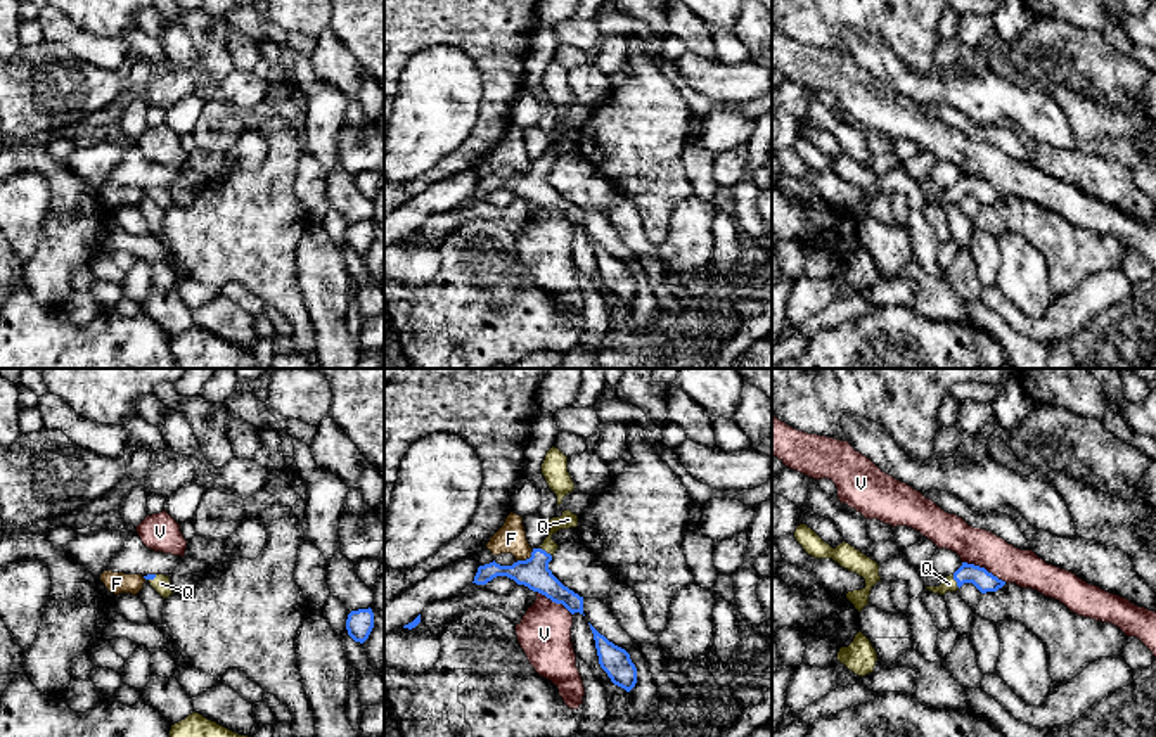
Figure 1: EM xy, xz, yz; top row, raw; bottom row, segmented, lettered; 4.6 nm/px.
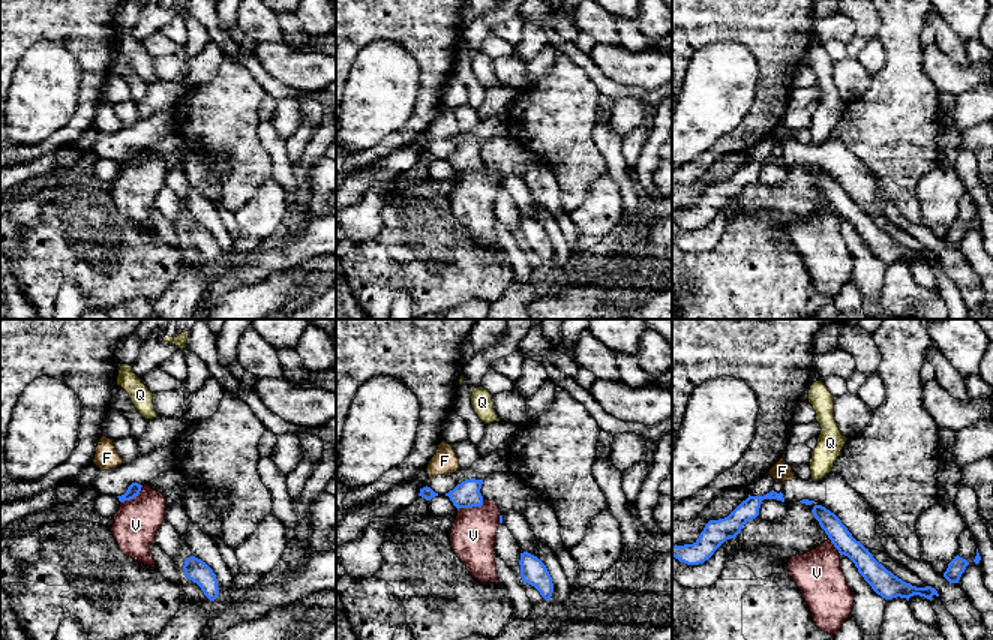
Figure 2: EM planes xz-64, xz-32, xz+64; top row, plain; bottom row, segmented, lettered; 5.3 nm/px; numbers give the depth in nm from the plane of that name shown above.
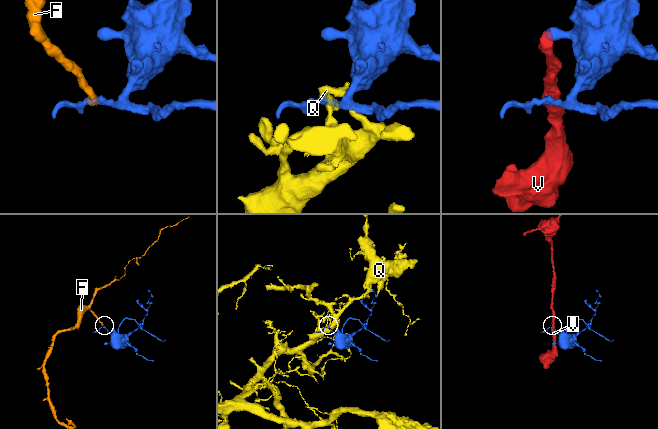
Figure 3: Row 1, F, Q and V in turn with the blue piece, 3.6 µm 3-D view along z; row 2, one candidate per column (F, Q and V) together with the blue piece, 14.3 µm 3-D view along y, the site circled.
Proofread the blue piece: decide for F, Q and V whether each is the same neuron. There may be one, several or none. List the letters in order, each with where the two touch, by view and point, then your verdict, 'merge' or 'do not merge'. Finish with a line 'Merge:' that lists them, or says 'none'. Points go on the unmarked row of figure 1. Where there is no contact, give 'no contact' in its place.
F: meets blue in xz at (526, 172); do not merge
Q: meets blue in xz at (544, 163); do not merge
V: meets blue in yz at (983, 180); do not merge
Merge: none

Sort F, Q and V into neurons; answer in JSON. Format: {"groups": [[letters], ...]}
{"groups": [["F"], ["Q"], ["V"]]}

